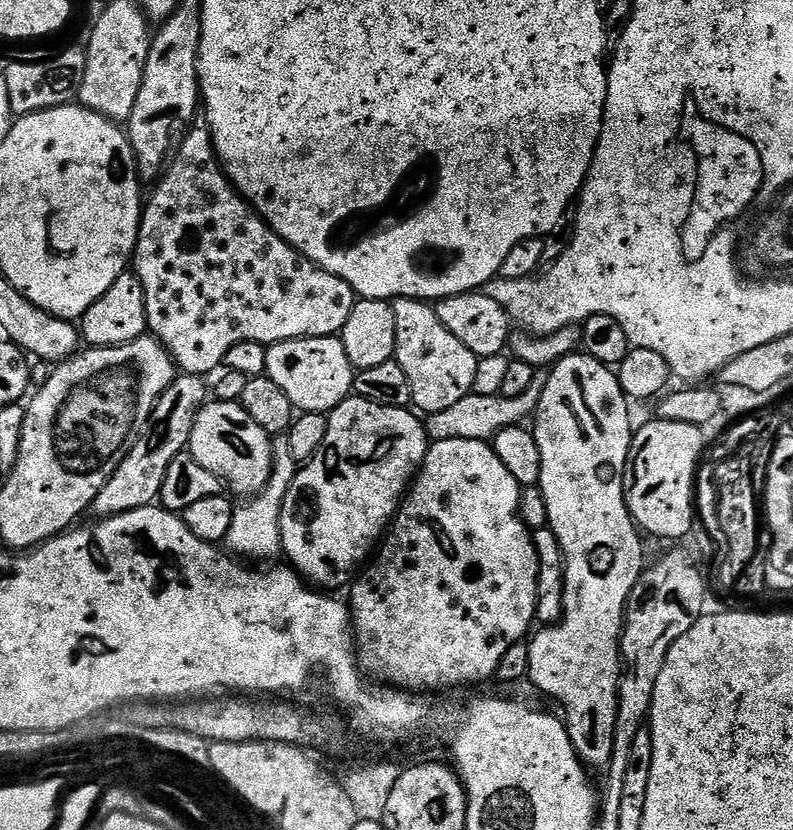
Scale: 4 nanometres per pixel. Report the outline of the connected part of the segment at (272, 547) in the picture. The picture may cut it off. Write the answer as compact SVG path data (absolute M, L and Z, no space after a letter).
M287 435L272 440L272 473L266 486L255 496L237 503L234 507L234 519L230 522L226 548L231 555L248 562L272 562L282 552L282 534L280 533L280 515L286 490L294 482L298 471L298 461L290 454Z

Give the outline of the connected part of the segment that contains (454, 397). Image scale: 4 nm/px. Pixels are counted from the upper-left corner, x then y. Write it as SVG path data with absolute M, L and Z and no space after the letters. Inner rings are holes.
M423 300L391 301L394 326L398 330L395 359L410 381L412 404L421 413L431 414L447 410L466 398L474 386L474 370L478 370L478 357L473 354L438 318L435 307Z

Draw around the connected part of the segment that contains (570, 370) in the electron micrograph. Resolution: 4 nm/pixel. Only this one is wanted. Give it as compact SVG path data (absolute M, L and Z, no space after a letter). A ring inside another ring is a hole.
M587 354L564 356L551 365L546 388L534 415L534 435L542 454L540 492L546 502L548 527L554 530L564 555L564 615L555 626L544 626L528 644L530 670L527 679L540 692L560 696L568 704L566 727L576 734L579 728L600 728L600 744L576 744L576 756L585 769L607 769L614 754L614 726L618 718L618 694L622 661L618 633L624 623L630 585L639 580L646 567L642 533L624 501L624 471L632 448L634 423L628 417L630 401L620 385L619 375L609 365ZM588 624L596 633L588 633ZM600 692L600 700L591 700Z

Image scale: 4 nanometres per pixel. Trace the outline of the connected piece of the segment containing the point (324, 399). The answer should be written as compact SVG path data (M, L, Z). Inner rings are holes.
M303 336L267 345L267 350L266 374L286 393L286 398L290 398L293 409L327 414L352 392L354 369L350 358L346 358L346 346L342 346L339 336Z

